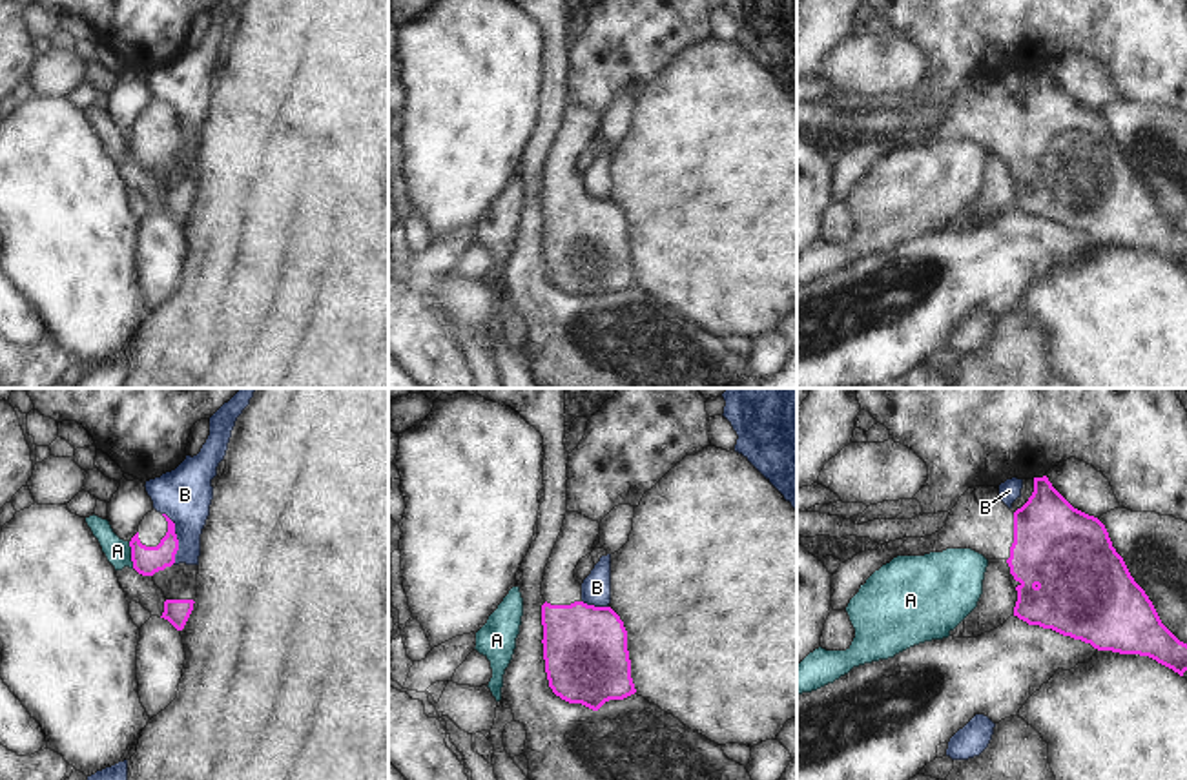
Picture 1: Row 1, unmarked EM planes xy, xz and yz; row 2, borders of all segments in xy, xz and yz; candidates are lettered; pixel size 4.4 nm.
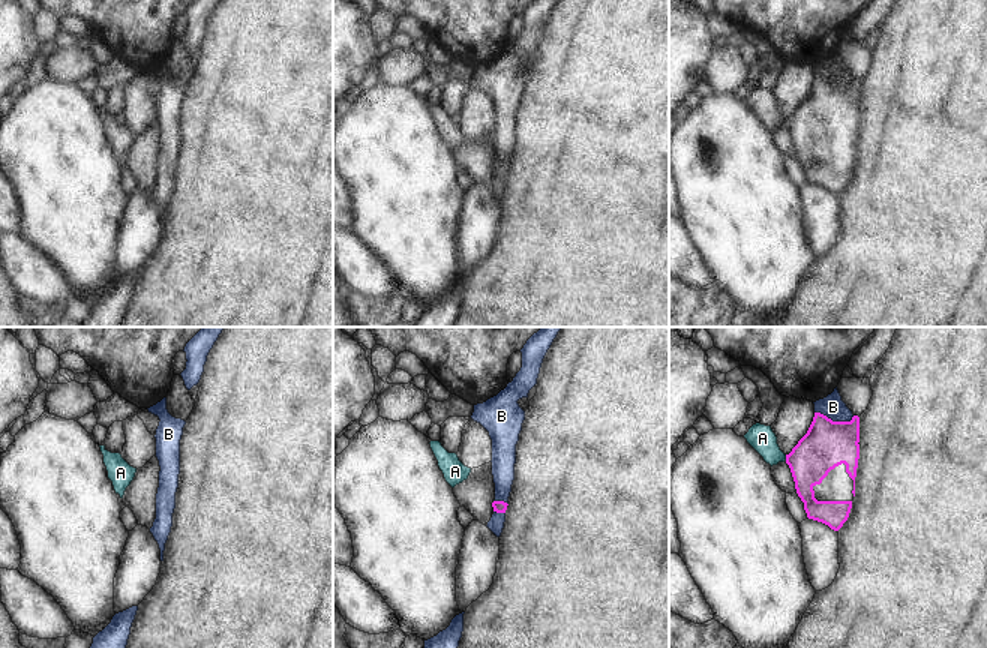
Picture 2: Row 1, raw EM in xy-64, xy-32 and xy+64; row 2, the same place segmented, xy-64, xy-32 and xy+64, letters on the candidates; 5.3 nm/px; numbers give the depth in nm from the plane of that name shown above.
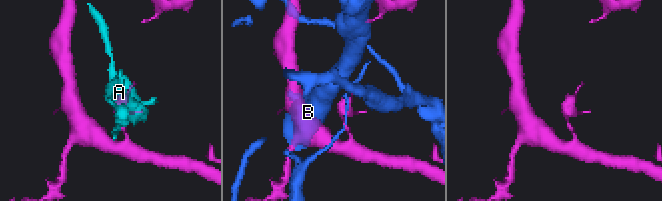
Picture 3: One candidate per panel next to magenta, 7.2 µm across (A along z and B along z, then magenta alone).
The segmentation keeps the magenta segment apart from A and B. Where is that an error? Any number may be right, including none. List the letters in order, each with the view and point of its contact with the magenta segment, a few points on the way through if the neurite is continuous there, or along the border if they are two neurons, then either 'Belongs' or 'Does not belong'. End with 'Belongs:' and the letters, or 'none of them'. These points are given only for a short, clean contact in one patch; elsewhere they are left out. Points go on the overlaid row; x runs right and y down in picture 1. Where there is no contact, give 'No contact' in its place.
A: Touches magenta at xy (132, 554). Boundary: xy (128, 542), (134, 567). Does not belong
B: Touches magenta at xy (175, 538). Does not belong
Belongs: none of them.

